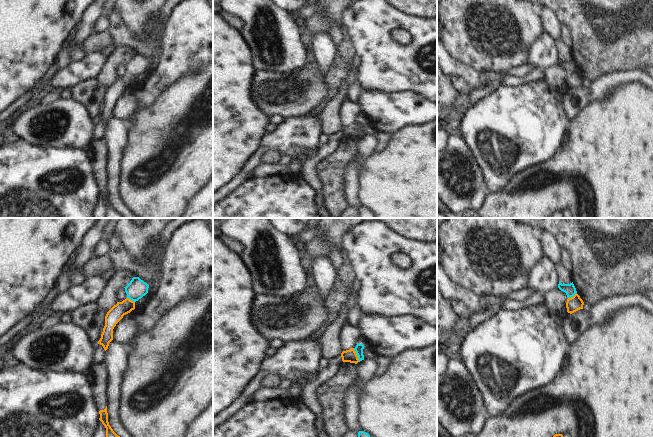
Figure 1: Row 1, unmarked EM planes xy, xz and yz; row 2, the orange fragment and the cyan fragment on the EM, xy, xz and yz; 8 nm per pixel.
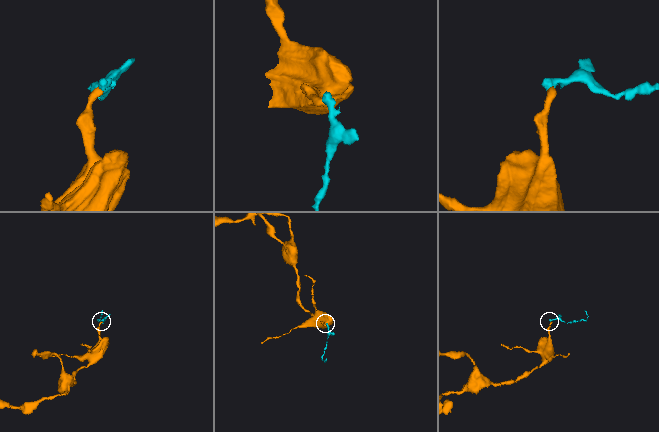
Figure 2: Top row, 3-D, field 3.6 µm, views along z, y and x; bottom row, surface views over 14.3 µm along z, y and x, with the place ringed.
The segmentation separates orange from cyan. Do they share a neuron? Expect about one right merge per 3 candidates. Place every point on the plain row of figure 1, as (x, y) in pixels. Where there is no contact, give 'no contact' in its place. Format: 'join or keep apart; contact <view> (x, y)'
keep apart; contact xz (356, 131)

